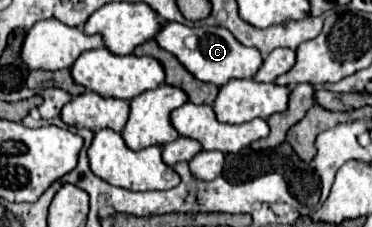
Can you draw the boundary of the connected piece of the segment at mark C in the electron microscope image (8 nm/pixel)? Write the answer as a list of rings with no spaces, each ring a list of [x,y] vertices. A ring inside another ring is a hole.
[[[162,23],[162,29],[158,35],[154,35],[154,41],[164,51],[172,53],[196,79],[204,83],[224,85],[230,79],[250,79],[262,65],[262,57],[258,49],[244,47],[234,39],[234,35],[224,27],[186,27],[180,23]]]

